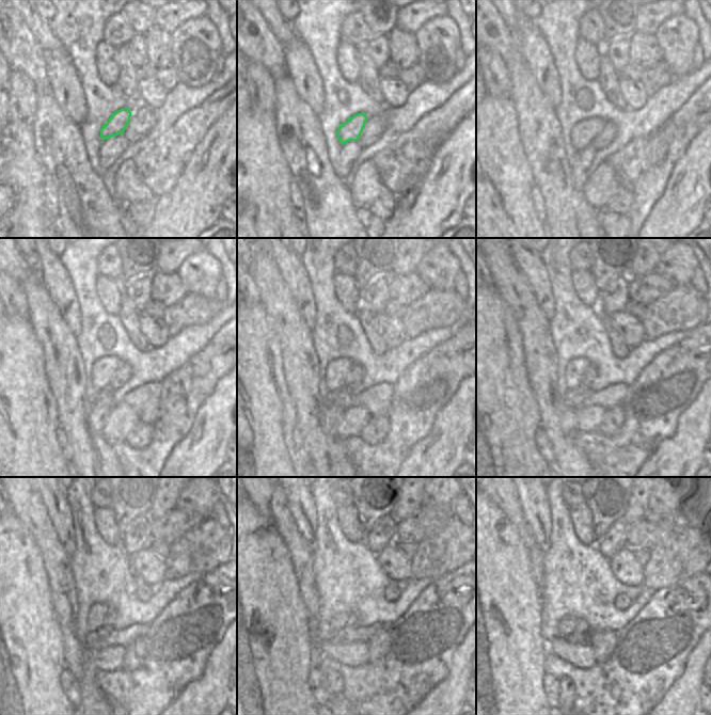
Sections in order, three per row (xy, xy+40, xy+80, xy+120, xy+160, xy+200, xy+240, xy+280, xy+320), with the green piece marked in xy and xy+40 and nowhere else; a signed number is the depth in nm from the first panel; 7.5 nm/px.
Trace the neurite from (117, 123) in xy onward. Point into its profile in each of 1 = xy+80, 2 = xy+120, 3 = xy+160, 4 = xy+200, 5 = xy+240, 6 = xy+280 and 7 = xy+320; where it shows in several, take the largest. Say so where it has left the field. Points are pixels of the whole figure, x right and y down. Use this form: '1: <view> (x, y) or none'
1: xy+80 (582, 134)
2: xy+120 (103, 369)
3: xy+160 (337, 370)
4: xy+200 (575, 369)
5: xy+240 (97, 612)
6: xy+280 (338, 620)
7: xy+320 (569, 622)

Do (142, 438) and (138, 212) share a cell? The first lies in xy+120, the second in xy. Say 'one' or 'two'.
one

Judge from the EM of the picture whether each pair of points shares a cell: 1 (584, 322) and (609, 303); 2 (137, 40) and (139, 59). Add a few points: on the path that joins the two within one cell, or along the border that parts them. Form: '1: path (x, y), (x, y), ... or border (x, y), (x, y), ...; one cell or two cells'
1: border (597, 305), (601, 314); two cells
2: path (137, 44), (139, 54); one cell

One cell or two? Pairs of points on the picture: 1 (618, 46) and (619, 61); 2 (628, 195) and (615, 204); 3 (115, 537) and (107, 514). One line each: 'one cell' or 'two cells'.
1: one cell
2: one cell
3: one cell

